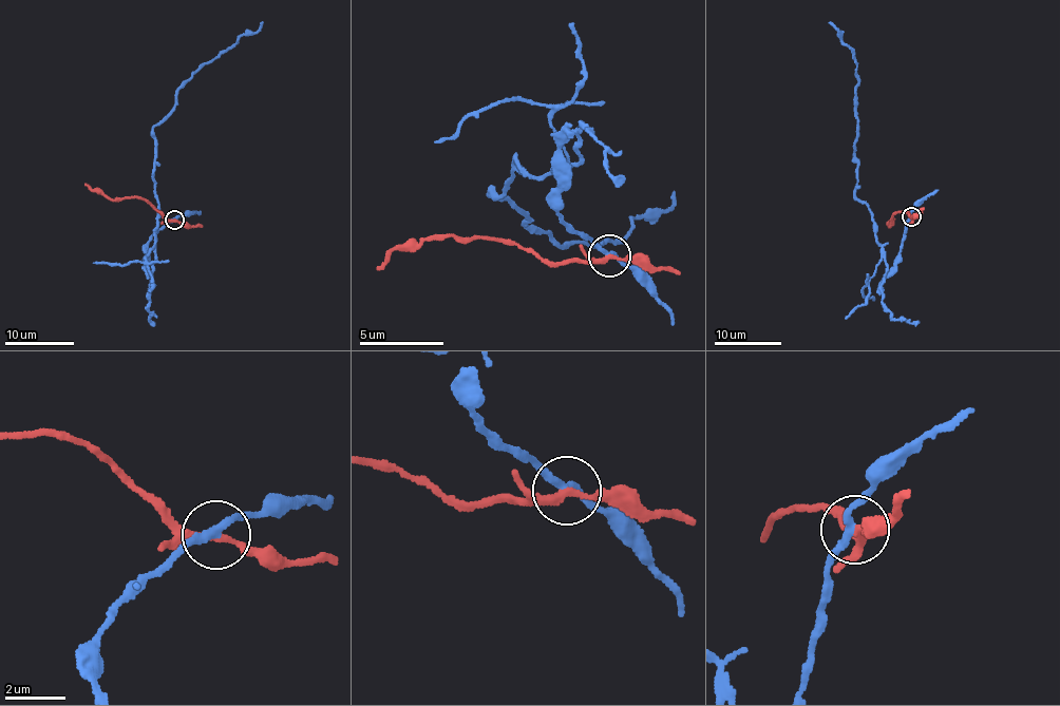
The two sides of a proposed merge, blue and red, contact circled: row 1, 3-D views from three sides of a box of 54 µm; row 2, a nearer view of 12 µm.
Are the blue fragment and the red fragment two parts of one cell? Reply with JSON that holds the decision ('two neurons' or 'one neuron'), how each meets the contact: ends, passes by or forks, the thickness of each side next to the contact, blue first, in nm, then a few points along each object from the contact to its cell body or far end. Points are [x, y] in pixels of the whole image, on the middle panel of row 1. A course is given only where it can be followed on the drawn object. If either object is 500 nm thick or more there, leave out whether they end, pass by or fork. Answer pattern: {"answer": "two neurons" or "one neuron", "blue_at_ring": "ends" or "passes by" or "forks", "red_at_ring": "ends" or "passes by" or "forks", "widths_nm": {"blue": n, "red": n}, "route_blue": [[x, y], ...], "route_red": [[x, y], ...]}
{"answer": "two neurons", "blue_at_ring": "passes by", "red_at_ring": "passes by", "widths_nm": {"blue": 240, "red": 240}, "route_blue": [[608, 256], [557, 211], [574, 133], [567, 173], [514, 158], [490, 197], [563, 245], [616, 242], [674, 192]], "route_red": [[608, 256], [552, 263], [500, 240], [437, 235], [399, 244], [377, 271]]}

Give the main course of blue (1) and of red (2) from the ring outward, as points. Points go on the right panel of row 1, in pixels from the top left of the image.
1: (912, 216), (900, 262), (881, 286), (885, 252), (870, 208), (855, 196), (854, 55), (829, 22)
2: (912, 216), (901, 211), (893, 214), (889, 227), (894, 218)

